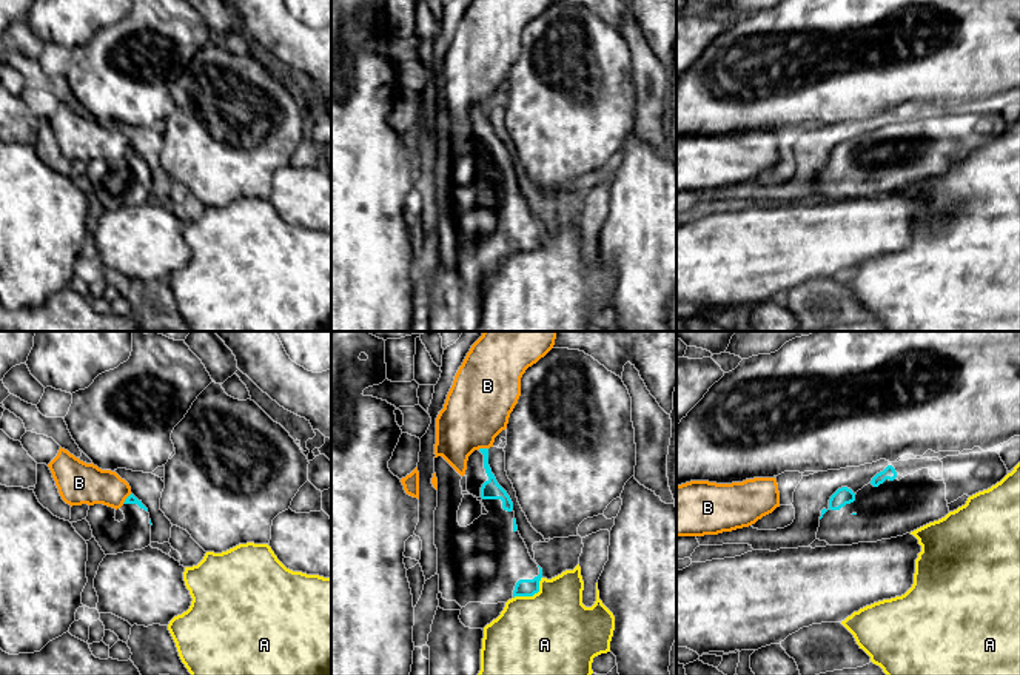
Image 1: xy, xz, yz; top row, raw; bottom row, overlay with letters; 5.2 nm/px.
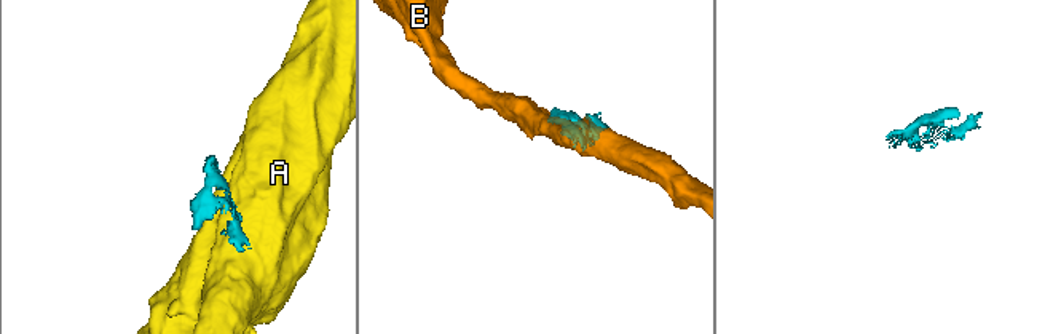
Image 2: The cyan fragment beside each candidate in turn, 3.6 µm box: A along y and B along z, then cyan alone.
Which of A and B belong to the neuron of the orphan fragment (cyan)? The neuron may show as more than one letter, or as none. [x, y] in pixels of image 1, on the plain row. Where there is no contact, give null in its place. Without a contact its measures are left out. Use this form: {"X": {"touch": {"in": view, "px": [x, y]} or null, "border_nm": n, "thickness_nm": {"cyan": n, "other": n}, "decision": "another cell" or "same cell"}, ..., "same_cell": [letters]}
{"A": {"touch": {"in": "xz", "px": [532, 250]}, "border_nm": 190, "thickness_nm": {"cyan": 100, "other": 500}, "decision": "another cell"}, "B": {"touch": {"in": "xy", "px": [127, 153]}, "border_nm": 80, "thickness_nm": {"cyan": 50, "other": 220}, "decision": "another cell"}, "same_cell": []}

